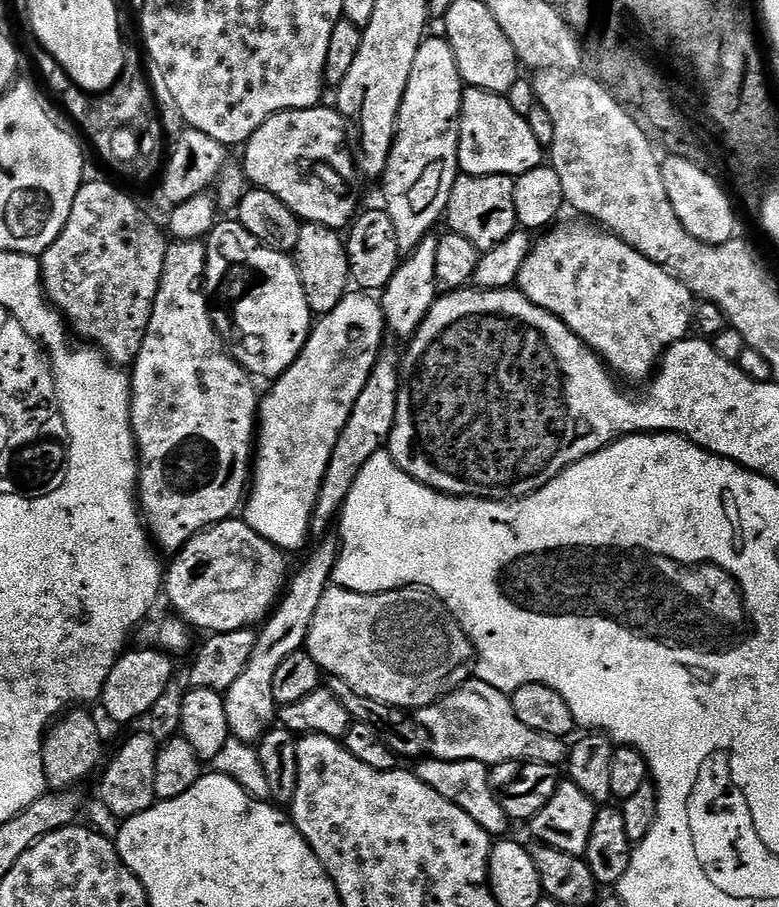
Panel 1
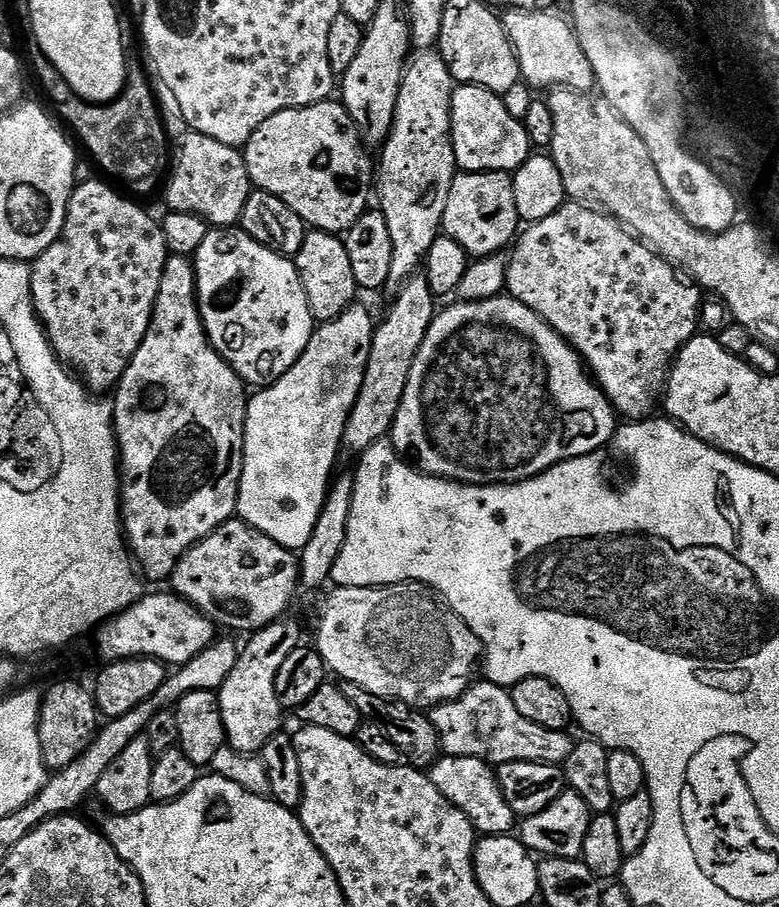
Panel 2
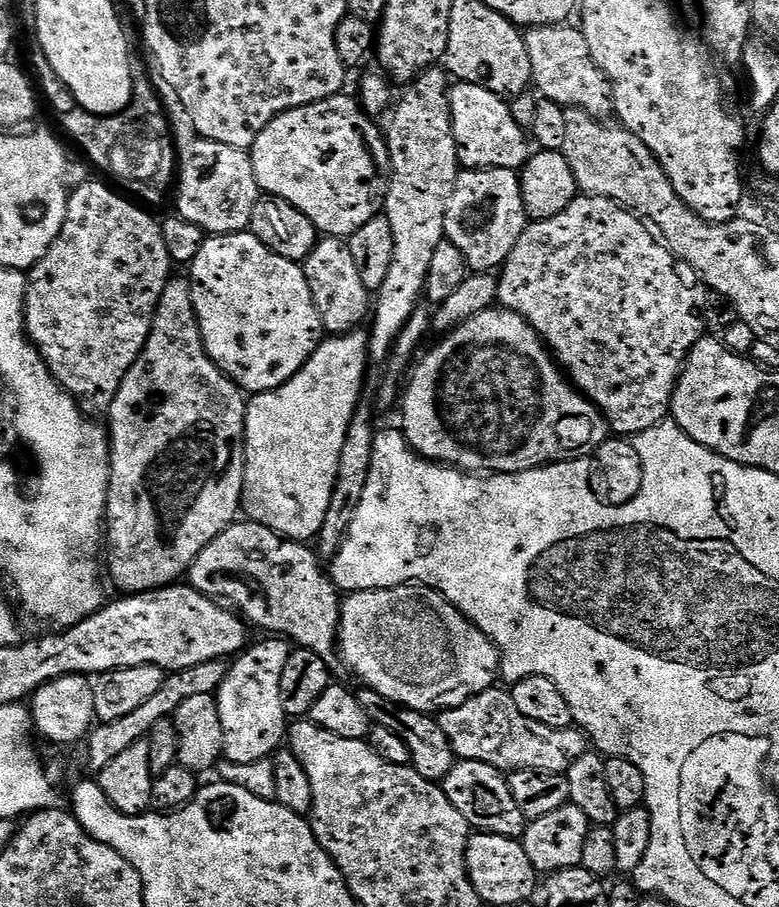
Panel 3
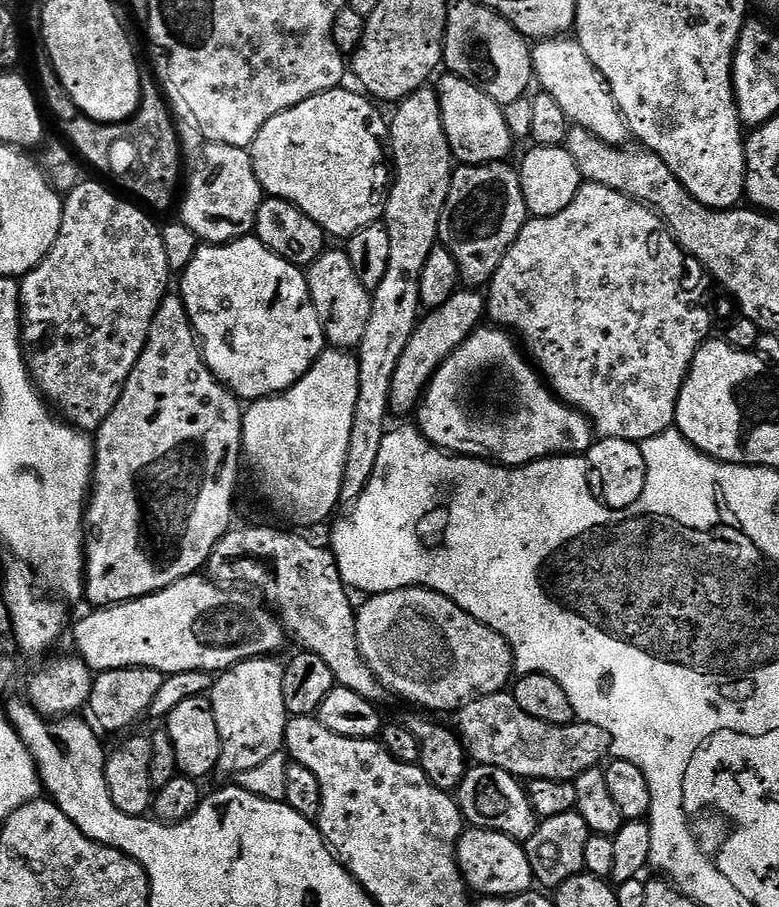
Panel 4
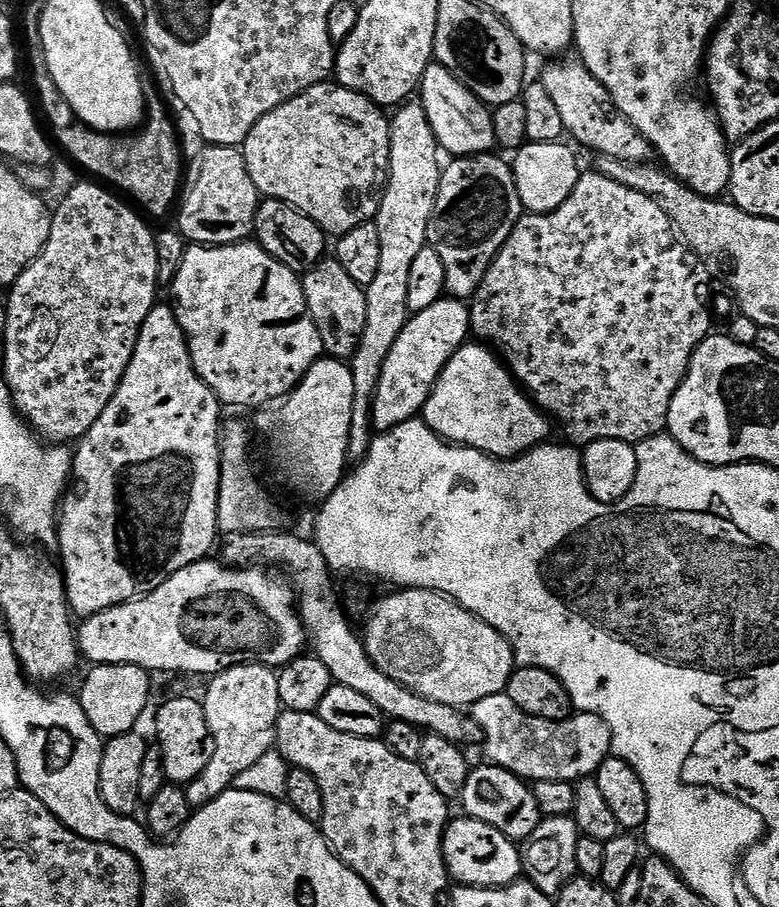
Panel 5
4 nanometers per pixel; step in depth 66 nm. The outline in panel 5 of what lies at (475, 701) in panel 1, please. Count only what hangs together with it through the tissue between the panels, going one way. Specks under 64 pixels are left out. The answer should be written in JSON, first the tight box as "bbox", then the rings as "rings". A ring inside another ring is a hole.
{"bbox":[470,694,612,782],"rings":[[[506,694],[482,698],[482,702],[471,705],[470,715],[478,727],[484,744],[484,757],[487,763],[510,770],[525,782],[542,780],[566,780],[575,782],[595,777],[596,771],[612,755],[612,731],[602,718],[592,712],[576,712],[564,720],[547,720],[534,718],[534,714],[526,714],[522,706],[517,706]]]}

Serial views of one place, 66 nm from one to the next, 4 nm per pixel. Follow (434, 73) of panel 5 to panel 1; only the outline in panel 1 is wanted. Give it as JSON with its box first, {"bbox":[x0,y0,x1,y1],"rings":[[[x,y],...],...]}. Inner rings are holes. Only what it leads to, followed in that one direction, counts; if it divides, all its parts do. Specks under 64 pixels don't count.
{"bbox":[458,87,546,178],"rings":[[[465,87],[458,158],[463,175],[515,178],[541,167],[546,160],[546,150],[538,138],[534,138],[527,116],[516,113],[507,95]]]}

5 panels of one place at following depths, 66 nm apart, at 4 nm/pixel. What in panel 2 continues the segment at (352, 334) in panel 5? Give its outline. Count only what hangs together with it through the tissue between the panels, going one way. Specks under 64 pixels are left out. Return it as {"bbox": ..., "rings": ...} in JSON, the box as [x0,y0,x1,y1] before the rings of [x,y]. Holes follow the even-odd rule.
{"bbox":[294,231,358,324],"rings":[[[309,231],[302,244],[302,250],[298,250],[294,258],[294,263],[306,290],[313,321],[329,324],[357,303],[358,289],[354,269],[350,267],[350,254],[346,254],[343,239],[337,233]]]}

